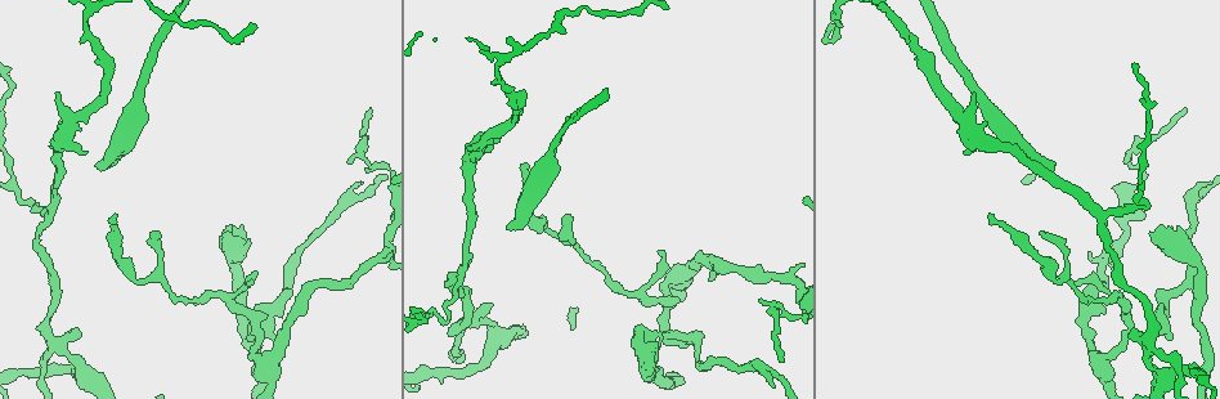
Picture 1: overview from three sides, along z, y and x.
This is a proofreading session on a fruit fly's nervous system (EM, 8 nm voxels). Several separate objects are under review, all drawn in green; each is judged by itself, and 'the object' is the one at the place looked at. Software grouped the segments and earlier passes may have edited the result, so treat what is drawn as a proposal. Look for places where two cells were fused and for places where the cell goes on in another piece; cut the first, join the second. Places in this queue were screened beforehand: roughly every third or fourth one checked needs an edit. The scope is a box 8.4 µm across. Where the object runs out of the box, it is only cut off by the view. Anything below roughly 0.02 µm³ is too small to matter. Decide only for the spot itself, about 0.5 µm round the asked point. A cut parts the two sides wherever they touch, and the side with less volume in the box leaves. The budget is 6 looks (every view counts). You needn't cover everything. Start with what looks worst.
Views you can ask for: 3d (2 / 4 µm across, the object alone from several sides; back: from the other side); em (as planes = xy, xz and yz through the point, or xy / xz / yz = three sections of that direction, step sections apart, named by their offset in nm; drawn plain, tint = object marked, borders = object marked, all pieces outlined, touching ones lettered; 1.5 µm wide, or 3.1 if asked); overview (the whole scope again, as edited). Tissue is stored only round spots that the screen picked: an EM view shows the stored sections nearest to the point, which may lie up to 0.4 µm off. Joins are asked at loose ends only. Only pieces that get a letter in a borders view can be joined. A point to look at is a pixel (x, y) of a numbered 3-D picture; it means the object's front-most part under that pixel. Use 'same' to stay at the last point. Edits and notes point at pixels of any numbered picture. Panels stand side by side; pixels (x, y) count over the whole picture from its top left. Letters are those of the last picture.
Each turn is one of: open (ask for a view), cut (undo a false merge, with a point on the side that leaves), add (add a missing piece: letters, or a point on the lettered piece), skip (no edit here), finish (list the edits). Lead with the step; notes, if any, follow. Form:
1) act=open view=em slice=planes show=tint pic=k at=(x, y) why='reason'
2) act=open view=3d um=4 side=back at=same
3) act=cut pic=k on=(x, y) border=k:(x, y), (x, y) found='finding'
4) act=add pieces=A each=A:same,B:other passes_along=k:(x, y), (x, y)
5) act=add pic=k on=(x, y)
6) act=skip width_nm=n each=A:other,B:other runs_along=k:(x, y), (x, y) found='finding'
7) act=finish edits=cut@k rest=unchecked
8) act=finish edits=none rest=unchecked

act=open view=em slice=planes show=borders pic=1 at=(98, 166) why='free end'

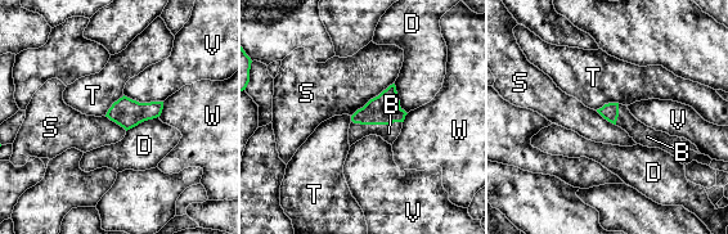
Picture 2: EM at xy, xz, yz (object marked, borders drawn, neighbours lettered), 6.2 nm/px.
act=add pieces=B each=B:same,D:other,S:other,T:other,V:other,W:other passes_along=2:(383, 109), (377, 124), (389, 133) found='the cell continues'

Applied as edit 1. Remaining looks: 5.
act=open view=3d um=2 pic=1 at=(1163, 373) why='abrupt turn'

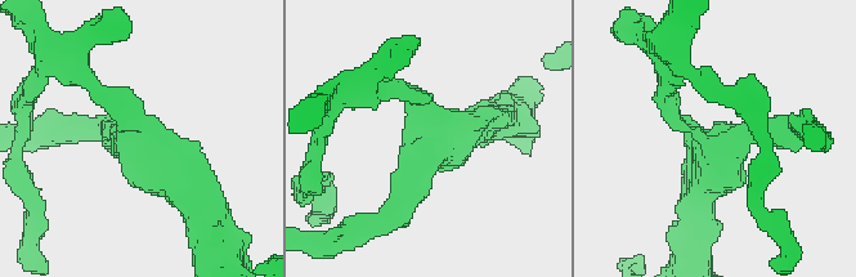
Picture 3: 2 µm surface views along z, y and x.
act=open view=em slice=planes show=plain pic=3 at=(711, 141)

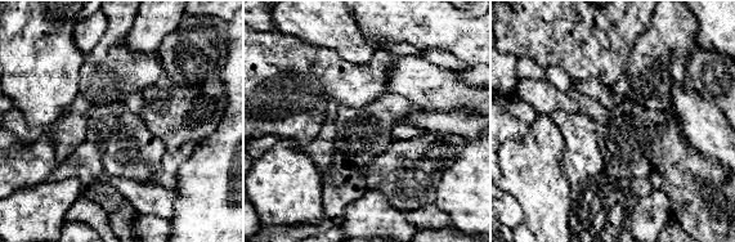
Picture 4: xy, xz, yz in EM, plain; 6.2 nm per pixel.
act=open view=em slice=planes show=borders at=same

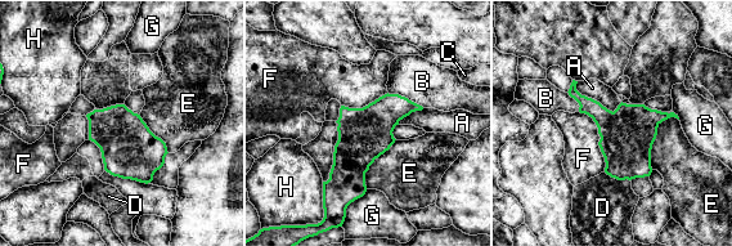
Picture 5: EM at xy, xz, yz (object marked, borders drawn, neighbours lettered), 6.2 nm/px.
act=skip width_nm=320 each=A:other,B:other,C:other,D:other,E:other,F:other,G:other,H:other border=5:(576, 81), (613, 111), (622, 102) found='all the same cell'

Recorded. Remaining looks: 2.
act=open view=em slice=yz step=8 show=tint pic=1 at=(247, 283) why='branch stops here'

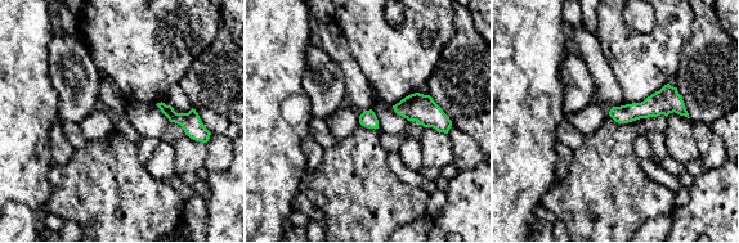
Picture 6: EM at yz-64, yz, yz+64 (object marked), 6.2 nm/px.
act=open view=em slice=planes show=borders at=same why='cut it another way'

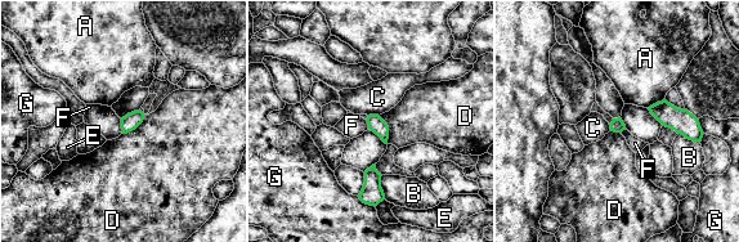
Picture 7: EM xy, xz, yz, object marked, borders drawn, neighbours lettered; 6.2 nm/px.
act=skip each=A:other,B:other,C:other,D:other,E:other,F:other,G:other border=7:(120, 119), (122, 131) found='none of them fits'

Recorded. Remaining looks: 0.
act=finish edits=add@2 rest=unchecked

